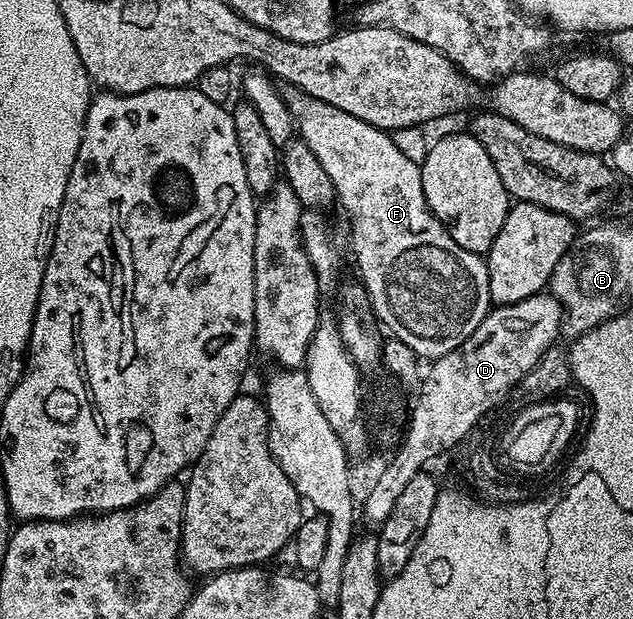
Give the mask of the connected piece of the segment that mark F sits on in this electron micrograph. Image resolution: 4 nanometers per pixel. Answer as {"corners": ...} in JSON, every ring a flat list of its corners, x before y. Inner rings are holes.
{"corners":[[282,89,282,98,294,116,296,133,301,141,312,147,312,155,320,159,328,179,332,179,337,204,350,216,354,232,354,257,358,260,360,283,370,296,371,310,383,326,391,329,397,340,403,341,419,359,443,357,461,349,476,327,492,308,488,291,488,271,485,260,472,251,464,251,452,235,436,219,424,199,421,164,413,162,393,143,384,129,364,123,328,103,318,101,300,89]]}

